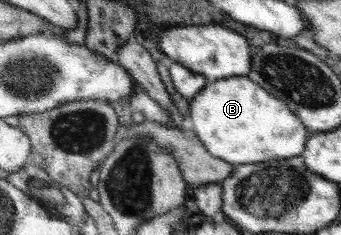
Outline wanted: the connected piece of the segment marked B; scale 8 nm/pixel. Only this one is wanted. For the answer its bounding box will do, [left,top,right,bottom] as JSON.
[189,76,308,165]

